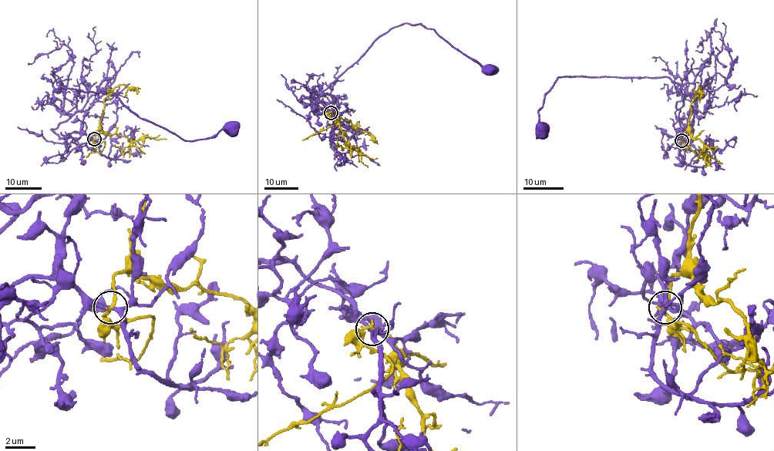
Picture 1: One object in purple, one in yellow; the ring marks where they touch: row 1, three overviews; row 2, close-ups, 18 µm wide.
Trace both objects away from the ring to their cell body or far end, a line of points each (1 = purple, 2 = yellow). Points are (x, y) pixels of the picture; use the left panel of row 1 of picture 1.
1: (94, 139), (51, 129), (69, 116), (54, 90), (116, 95), (140, 118), (186, 140), (230, 129)
2: (94, 139), (95, 130), (112, 135), (116, 133), (132, 141), (148, 136), (166, 139)

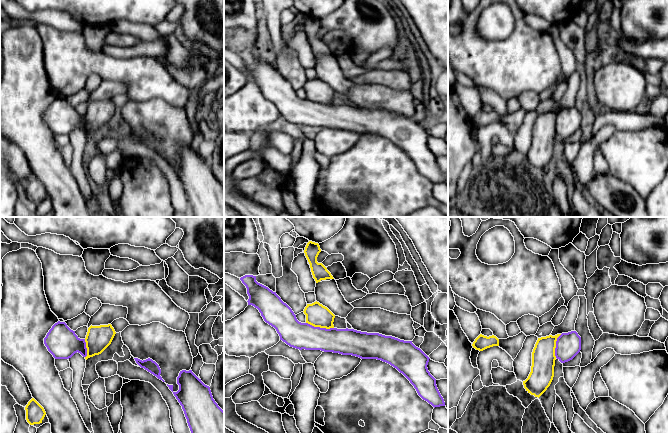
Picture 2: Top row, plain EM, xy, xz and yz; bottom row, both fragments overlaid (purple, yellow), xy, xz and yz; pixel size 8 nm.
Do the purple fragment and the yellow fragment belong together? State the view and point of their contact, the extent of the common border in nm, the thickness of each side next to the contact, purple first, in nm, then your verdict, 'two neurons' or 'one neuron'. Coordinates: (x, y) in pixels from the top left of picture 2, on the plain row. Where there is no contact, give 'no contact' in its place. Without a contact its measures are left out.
contact xz (319, 103); length 220 nm; calibres 220 and 190 nm; two neurons

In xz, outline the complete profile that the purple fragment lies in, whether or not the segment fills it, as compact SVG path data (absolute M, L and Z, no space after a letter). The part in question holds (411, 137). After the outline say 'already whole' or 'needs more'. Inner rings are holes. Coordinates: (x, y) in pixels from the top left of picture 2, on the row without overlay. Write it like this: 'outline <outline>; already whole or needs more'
outline M245 51L240 56L247 64L248 81L257 84L264 97L276 105L280 116L290 123L381 136L402 149L418 171L434 184L445 182L436 155L427 144L430 134L412 117L379 109L348 104L326 105L301 99L276 68L256 57L256 52Z; already whole

